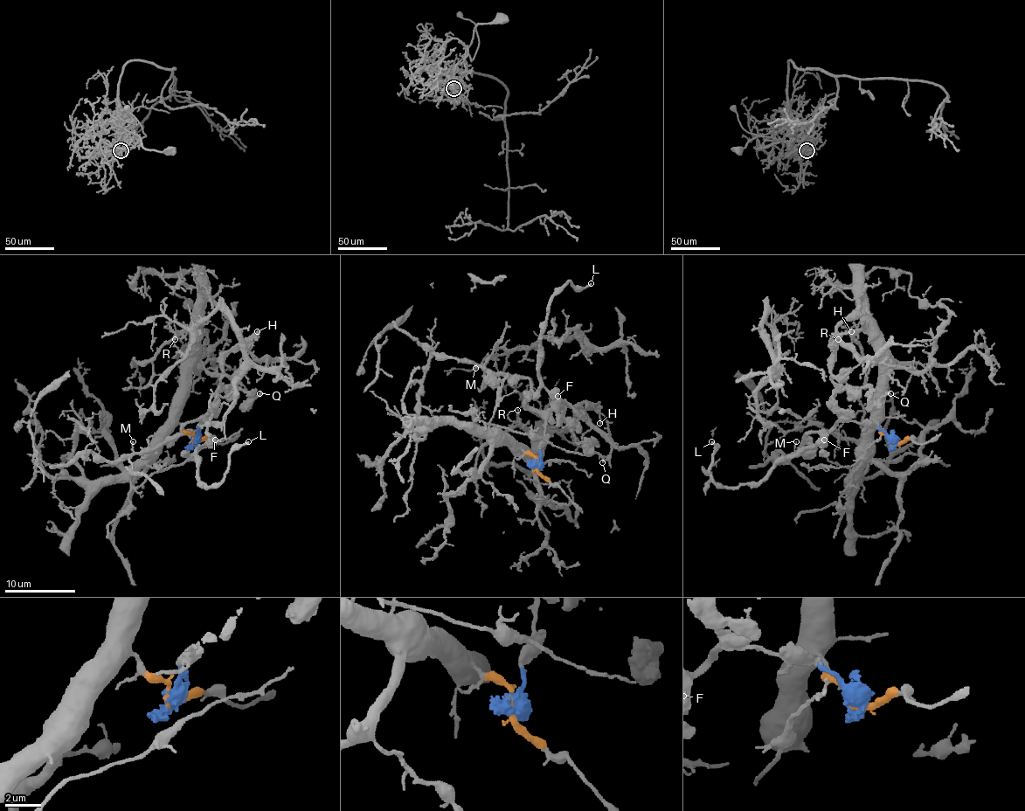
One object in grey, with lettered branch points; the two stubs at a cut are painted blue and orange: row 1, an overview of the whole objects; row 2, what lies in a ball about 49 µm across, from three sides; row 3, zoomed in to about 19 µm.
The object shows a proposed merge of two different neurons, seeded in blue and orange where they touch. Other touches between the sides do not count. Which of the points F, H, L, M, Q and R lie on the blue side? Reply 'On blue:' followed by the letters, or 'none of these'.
On blue: F, H, L, M, Q

